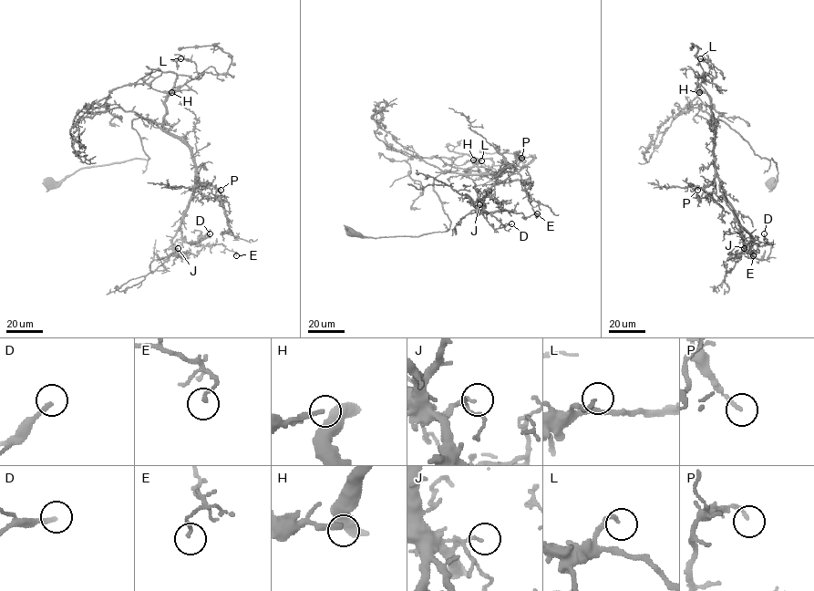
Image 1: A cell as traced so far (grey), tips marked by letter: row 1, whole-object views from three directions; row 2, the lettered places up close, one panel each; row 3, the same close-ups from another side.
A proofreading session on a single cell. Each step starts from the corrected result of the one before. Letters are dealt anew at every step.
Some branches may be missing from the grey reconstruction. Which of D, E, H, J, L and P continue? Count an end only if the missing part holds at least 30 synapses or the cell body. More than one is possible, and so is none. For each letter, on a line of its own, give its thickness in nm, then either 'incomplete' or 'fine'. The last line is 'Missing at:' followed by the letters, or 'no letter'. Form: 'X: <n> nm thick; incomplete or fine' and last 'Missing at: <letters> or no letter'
D: 200 nm thick; fine
E: 140 nm thick; fine
H: 200 nm thick; fine
J: 90 nm thick; fine
L: 160 nm thick; fine
P: 160 nm thick; fine
Missing at: no letter

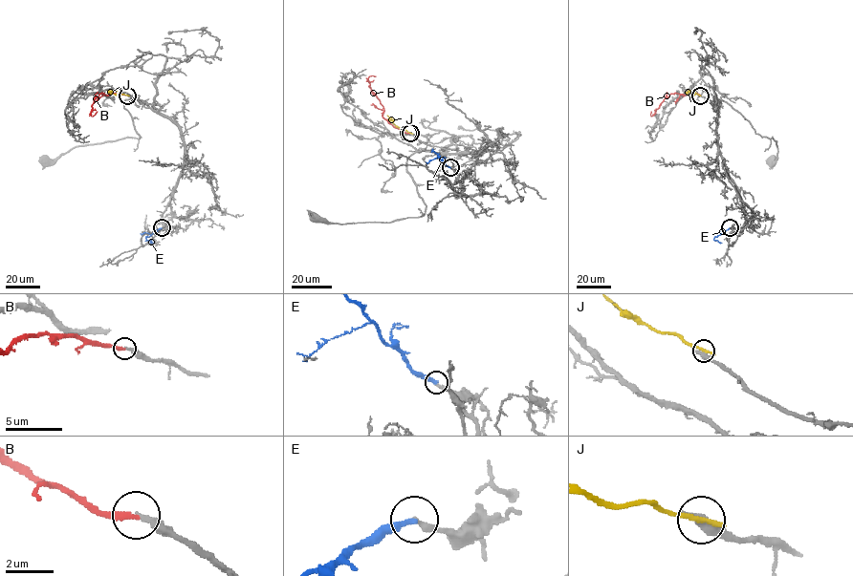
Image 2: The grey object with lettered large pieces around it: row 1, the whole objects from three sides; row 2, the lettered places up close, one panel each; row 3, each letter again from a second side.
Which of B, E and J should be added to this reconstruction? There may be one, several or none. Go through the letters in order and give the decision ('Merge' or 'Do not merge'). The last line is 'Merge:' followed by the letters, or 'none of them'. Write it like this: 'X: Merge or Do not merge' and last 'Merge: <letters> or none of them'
B: Merge
E: Do not merge
J: Do not merge
Merge: B

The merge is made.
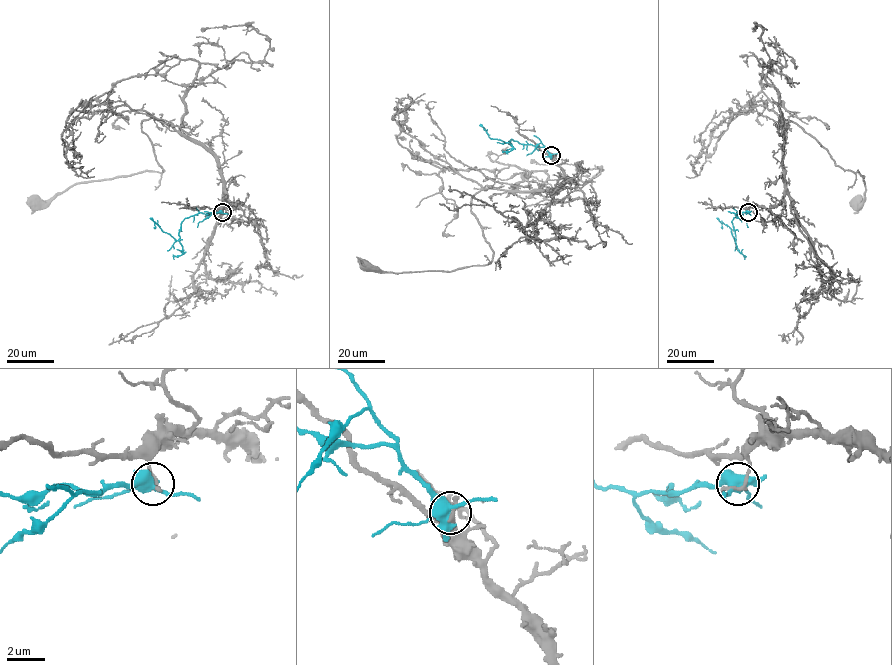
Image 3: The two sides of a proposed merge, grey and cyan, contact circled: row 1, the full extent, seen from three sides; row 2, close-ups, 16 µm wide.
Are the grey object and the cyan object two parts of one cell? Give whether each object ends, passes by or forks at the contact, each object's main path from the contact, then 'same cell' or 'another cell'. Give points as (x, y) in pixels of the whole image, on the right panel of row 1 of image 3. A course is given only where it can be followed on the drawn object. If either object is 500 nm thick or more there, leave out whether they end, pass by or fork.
grey ends there; cyan forks there; grey runs (748, 212), (782, 201), (782, 117), (812, 136), (836, 166), (864, 177), (865, 199), (858, 203); cyan runs (748, 212), (737, 212), (731, 221), (735, 240), (731, 230), (716, 218); another cell

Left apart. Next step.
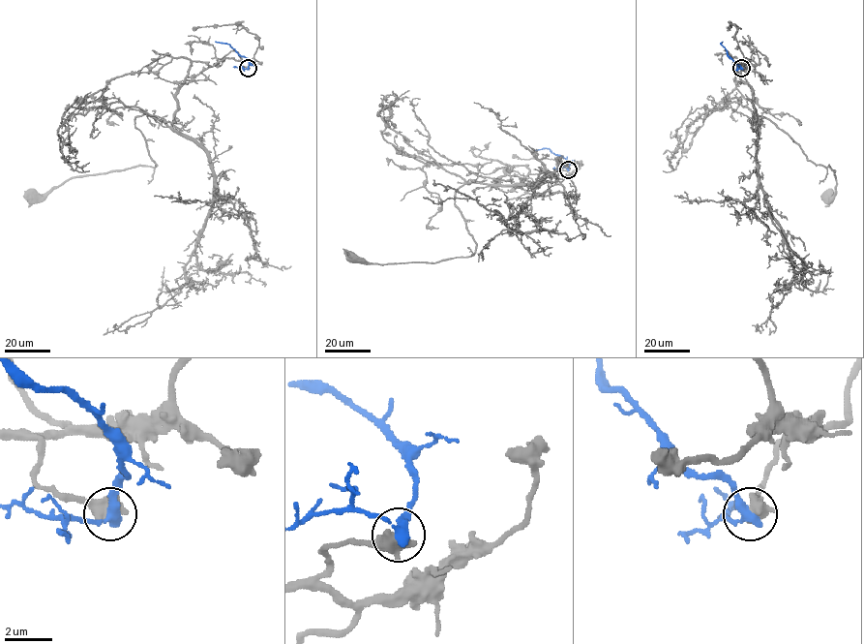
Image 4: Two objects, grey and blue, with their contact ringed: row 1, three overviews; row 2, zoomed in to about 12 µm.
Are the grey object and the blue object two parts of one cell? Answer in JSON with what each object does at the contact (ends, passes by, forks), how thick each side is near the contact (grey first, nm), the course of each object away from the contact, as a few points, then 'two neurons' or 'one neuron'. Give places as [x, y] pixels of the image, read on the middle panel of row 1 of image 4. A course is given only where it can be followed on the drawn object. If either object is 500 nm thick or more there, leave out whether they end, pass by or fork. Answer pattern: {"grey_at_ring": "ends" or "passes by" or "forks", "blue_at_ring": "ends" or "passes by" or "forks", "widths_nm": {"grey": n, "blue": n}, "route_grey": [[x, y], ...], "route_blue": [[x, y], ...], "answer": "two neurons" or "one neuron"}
{"widths_nm": {"grey": 750, "blue": 400}, "route_grey": [[568, 169], [513, 166], [493, 186], [463, 184], [455, 204], [476, 244], [466, 257], [351, 257]], "route_blue": [[568, 169], [569, 162], [549, 148], [535, 150]], "answer": "two neurons"}

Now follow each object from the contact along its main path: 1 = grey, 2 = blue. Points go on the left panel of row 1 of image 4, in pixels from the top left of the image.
1: (248, 68), (232, 58), (193, 61), (170, 127), (135, 117), (154, 167), (72, 177), (31, 197)
2: (248, 68), (249, 62), (228, 44), (215, 42)

